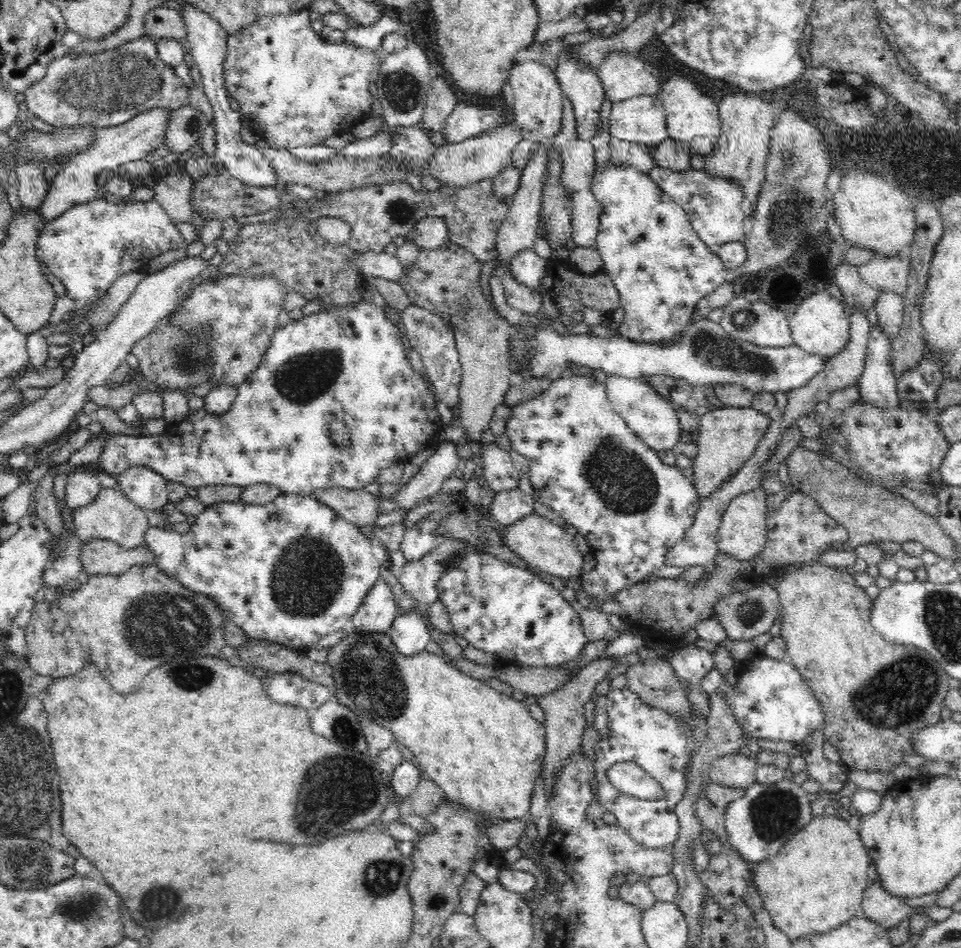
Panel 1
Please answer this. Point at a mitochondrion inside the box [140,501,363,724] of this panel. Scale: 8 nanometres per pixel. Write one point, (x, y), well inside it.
(307, 576)

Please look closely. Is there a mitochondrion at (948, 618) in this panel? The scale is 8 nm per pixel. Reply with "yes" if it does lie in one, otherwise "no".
yes

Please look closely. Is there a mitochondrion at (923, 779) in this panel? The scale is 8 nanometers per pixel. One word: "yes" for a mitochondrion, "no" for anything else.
no

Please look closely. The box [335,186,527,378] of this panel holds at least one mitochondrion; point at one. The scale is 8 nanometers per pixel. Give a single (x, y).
(400, 211)

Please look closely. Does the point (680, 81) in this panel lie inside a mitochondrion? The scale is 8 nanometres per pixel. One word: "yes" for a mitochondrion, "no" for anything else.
yes

